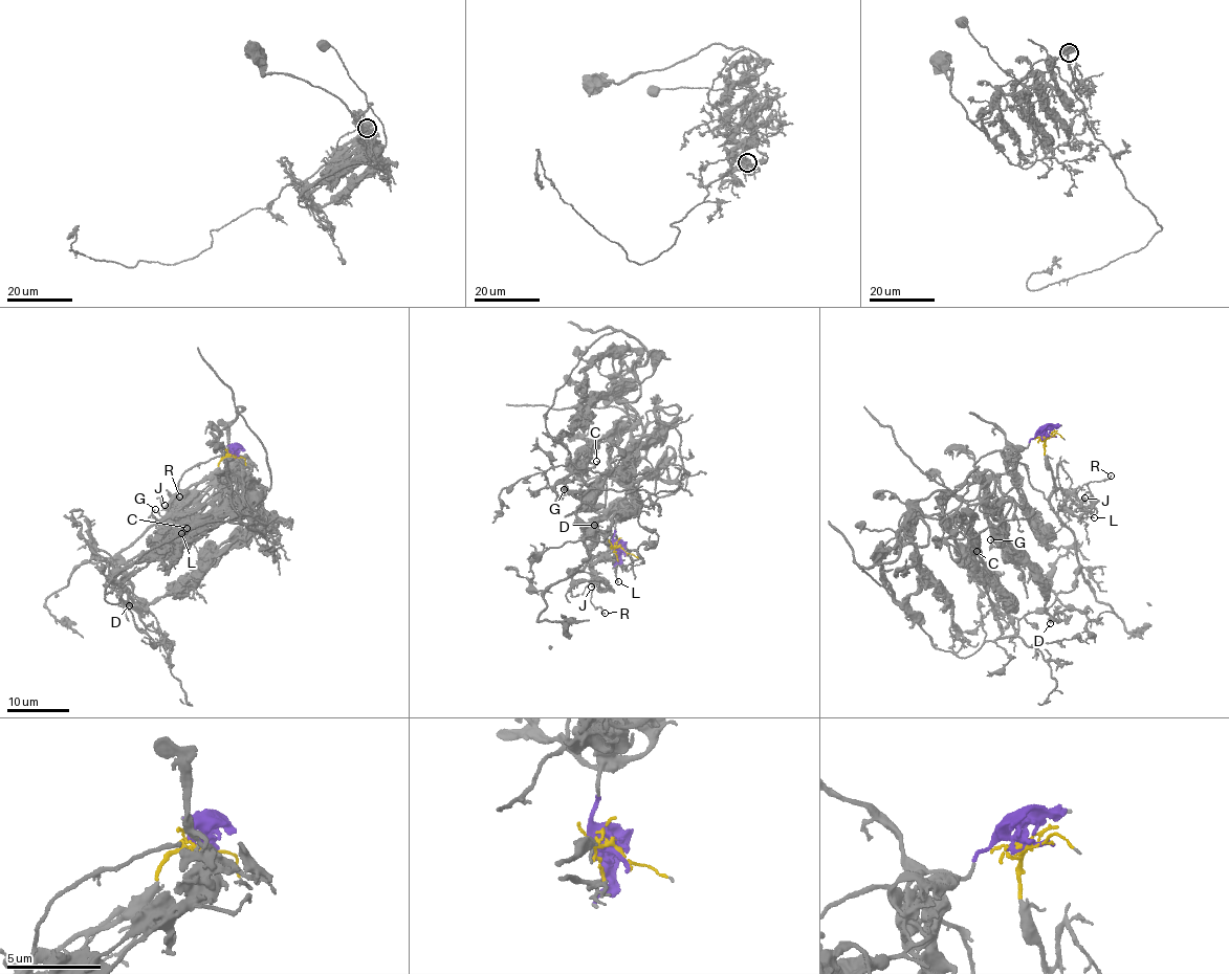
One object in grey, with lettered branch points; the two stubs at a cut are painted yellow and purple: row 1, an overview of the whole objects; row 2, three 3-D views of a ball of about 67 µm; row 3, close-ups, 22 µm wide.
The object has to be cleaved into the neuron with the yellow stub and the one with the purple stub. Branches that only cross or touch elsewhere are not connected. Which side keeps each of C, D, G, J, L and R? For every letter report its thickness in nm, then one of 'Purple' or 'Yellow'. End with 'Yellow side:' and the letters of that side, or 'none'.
C: Thickness 110 nm. Purple
D: Thickness 220 nm. Purple
G: Thickness 140 nm. Purple
J: Thickness 100 nm. Yellow
L: Thickness 130 nm. Yellow
R: Thickness 130 nm. Yellow
Yellow side: J, L, R

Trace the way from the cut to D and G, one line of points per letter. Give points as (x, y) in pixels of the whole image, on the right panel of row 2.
D: (1047, 437), (1008, 459), (993, 487), (1011, 546), (1046, 587), (1045, 607), (1058, 620), (1054, 614), (1050, 623)
G: (1047, 437), (1032, 438), (991, 481), (985, 508), (1010, 544), (996, 548), (991, 539)

